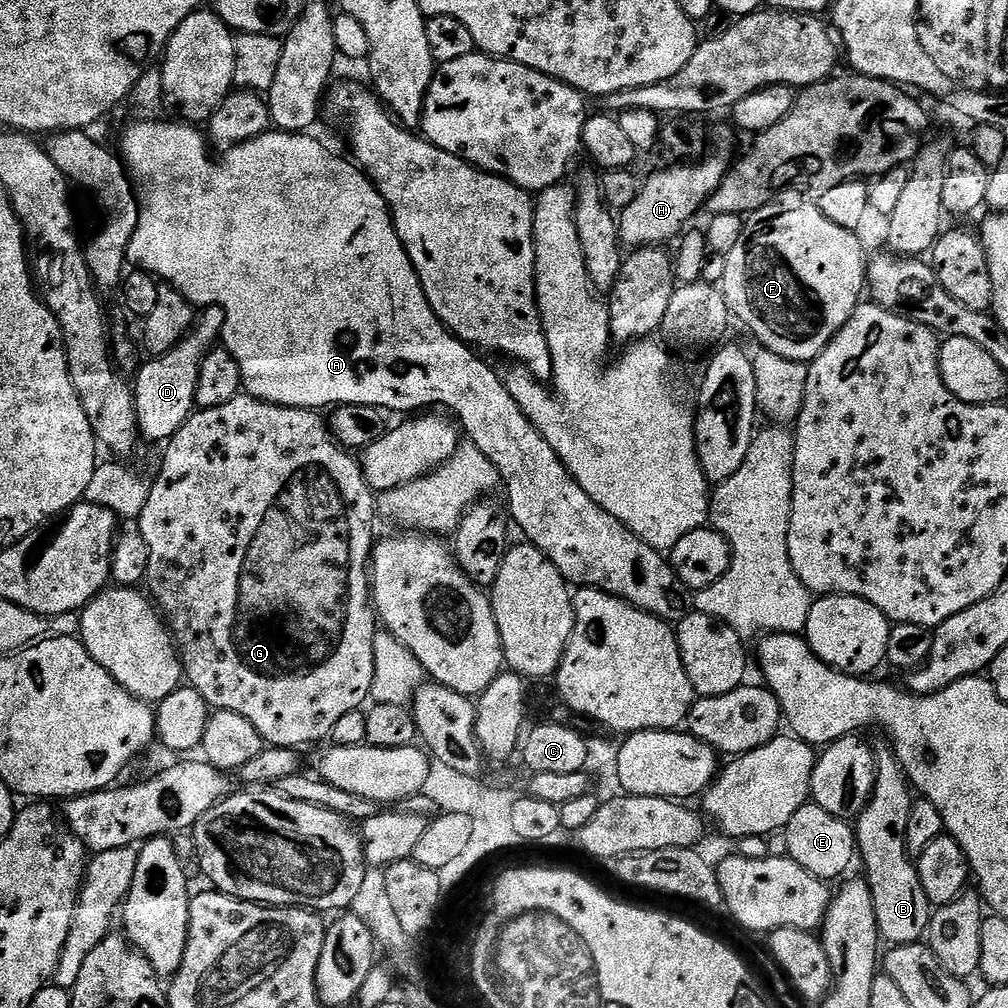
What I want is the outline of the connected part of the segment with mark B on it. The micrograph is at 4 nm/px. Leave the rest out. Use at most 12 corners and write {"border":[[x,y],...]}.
{"border":[[877,751],[854,827],[878,930],[923,941],[934,911],[904,841],[913,789]]}

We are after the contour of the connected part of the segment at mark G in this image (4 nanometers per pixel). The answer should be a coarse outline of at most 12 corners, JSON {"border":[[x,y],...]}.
{"border":[[311,408],[167,441],[185,681],[300,750],[369,703],[378,496]]}

